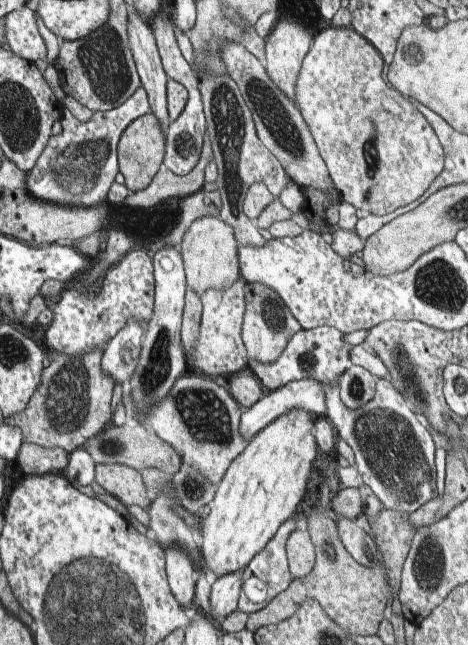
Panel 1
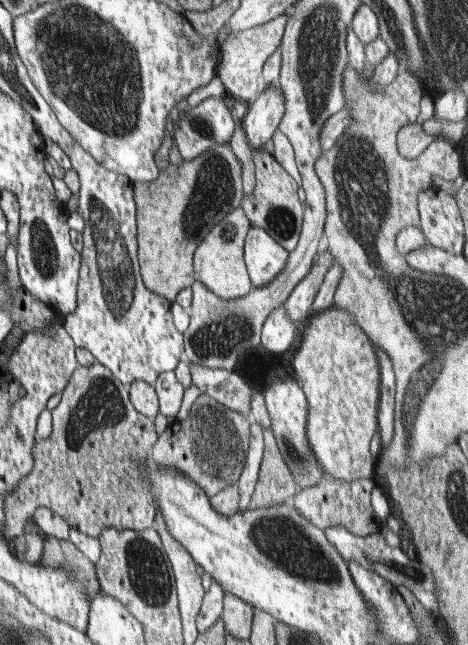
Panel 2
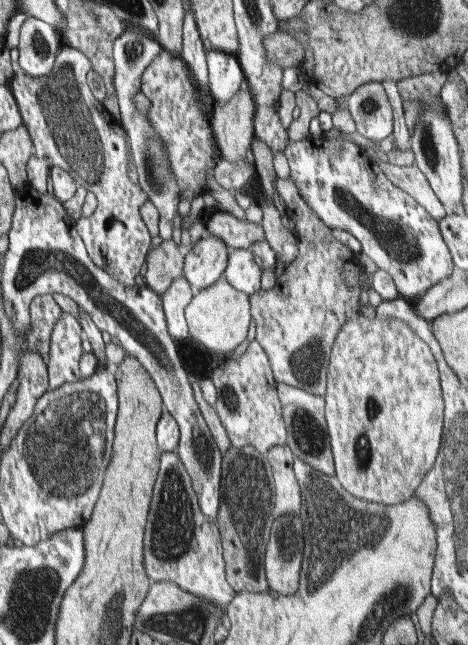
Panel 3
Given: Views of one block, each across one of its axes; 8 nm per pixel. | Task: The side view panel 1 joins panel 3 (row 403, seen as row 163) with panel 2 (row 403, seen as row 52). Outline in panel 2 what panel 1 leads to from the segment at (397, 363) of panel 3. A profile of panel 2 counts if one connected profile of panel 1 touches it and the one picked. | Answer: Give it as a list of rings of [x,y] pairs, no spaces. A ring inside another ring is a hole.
[[[334,306],[323,311],[306,322],[306,330],[301,334],[301,341],[295,347],[294,358],[291,360],[293,372],[308,401],[307,441],[318,465],[323,469],[324,478],[344,482],[370,479],[374,476],[376,466],[370,453],[370,442],[379,430],[377,412],[381,378],[377,352],[369,336],[356,324],[352,312]]]

